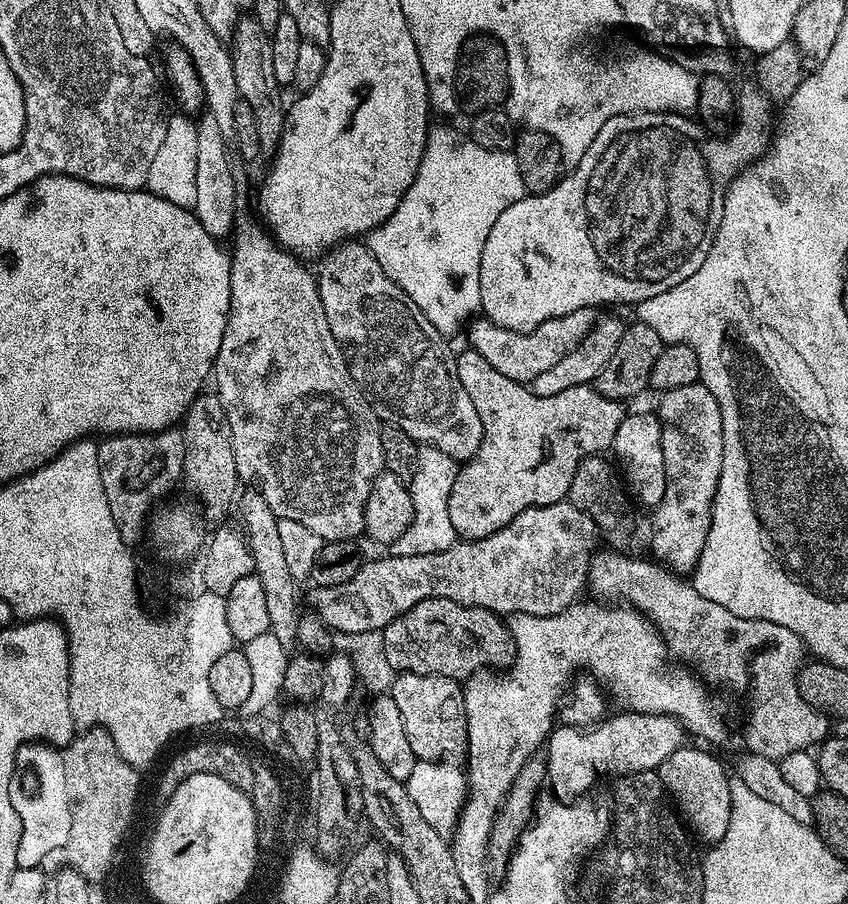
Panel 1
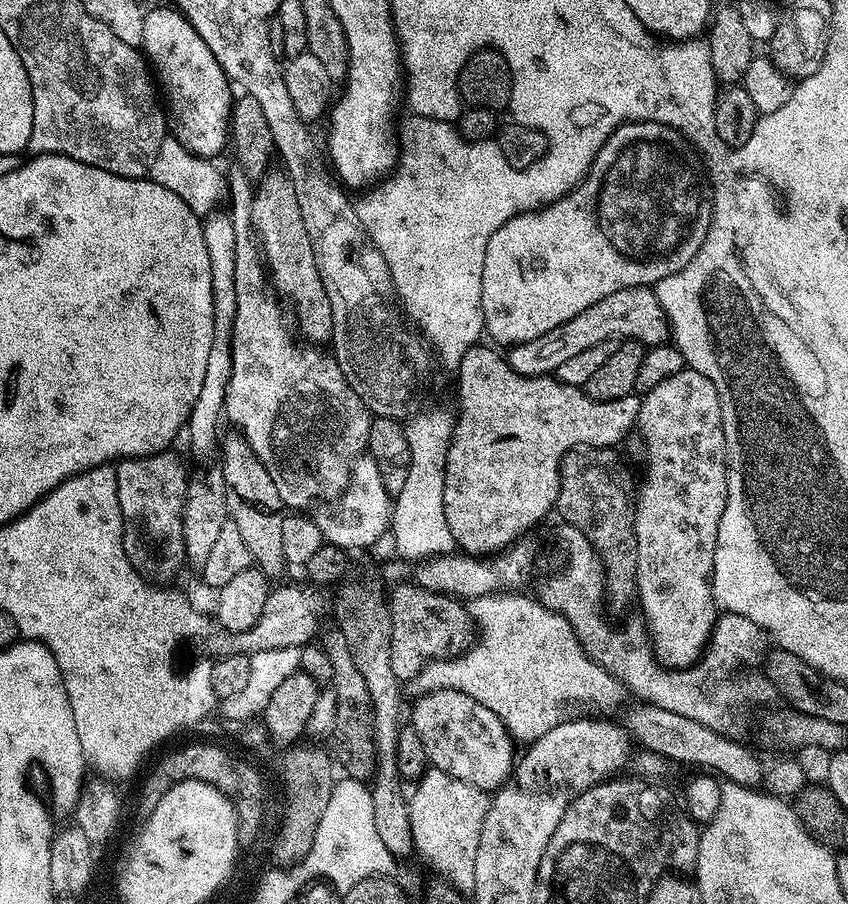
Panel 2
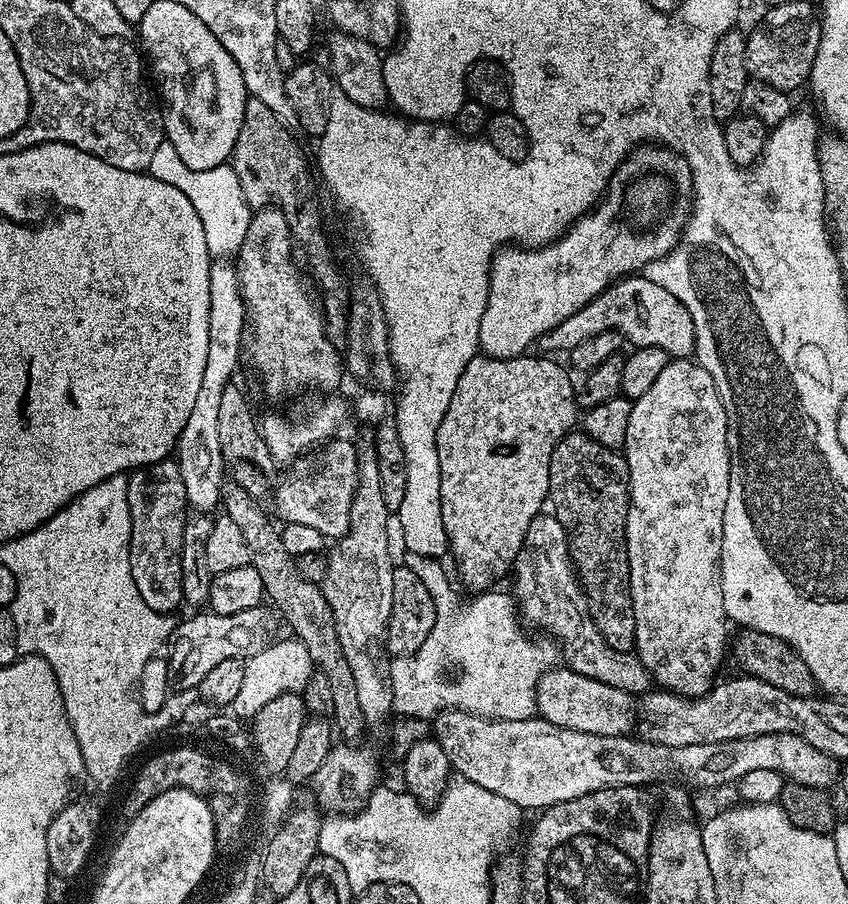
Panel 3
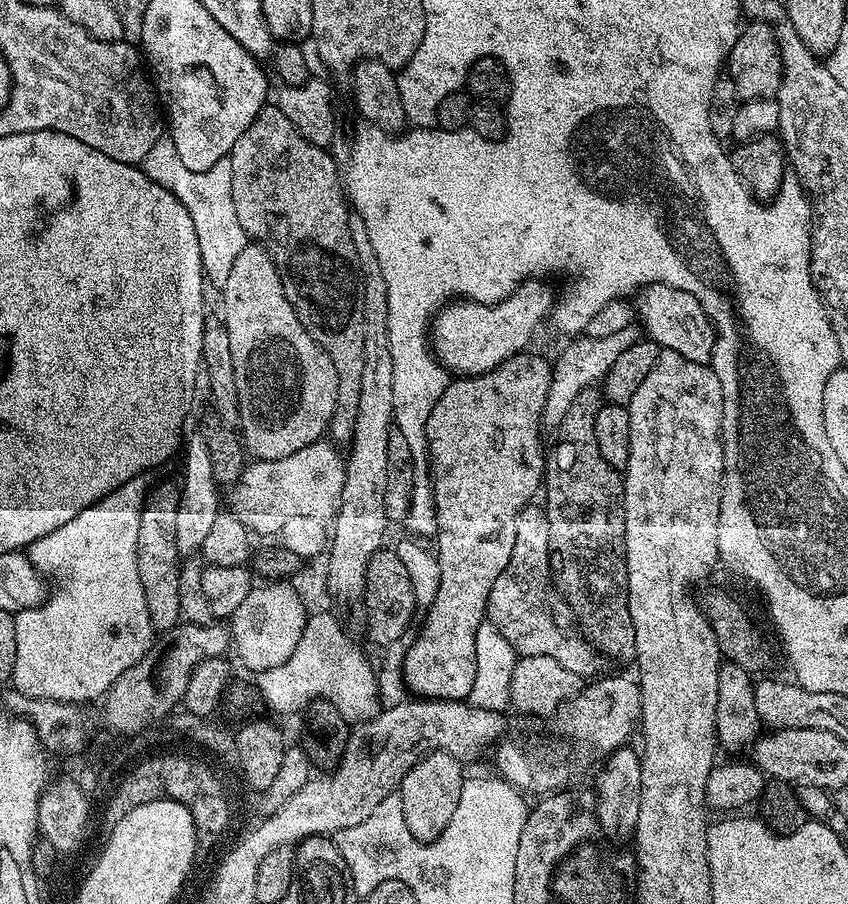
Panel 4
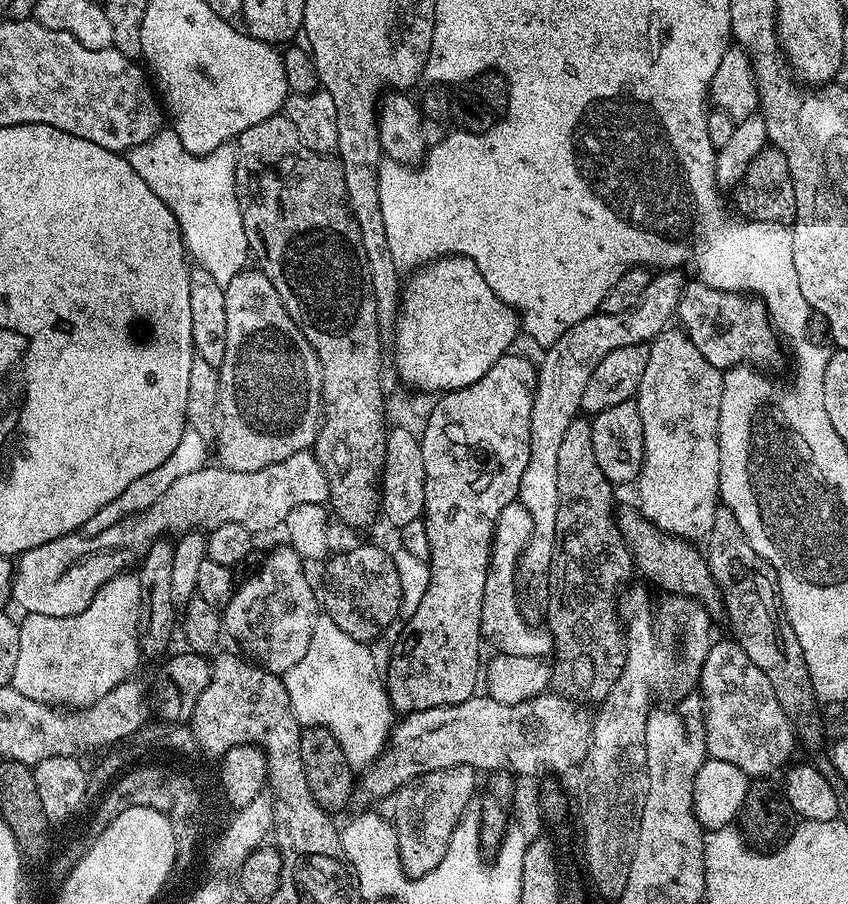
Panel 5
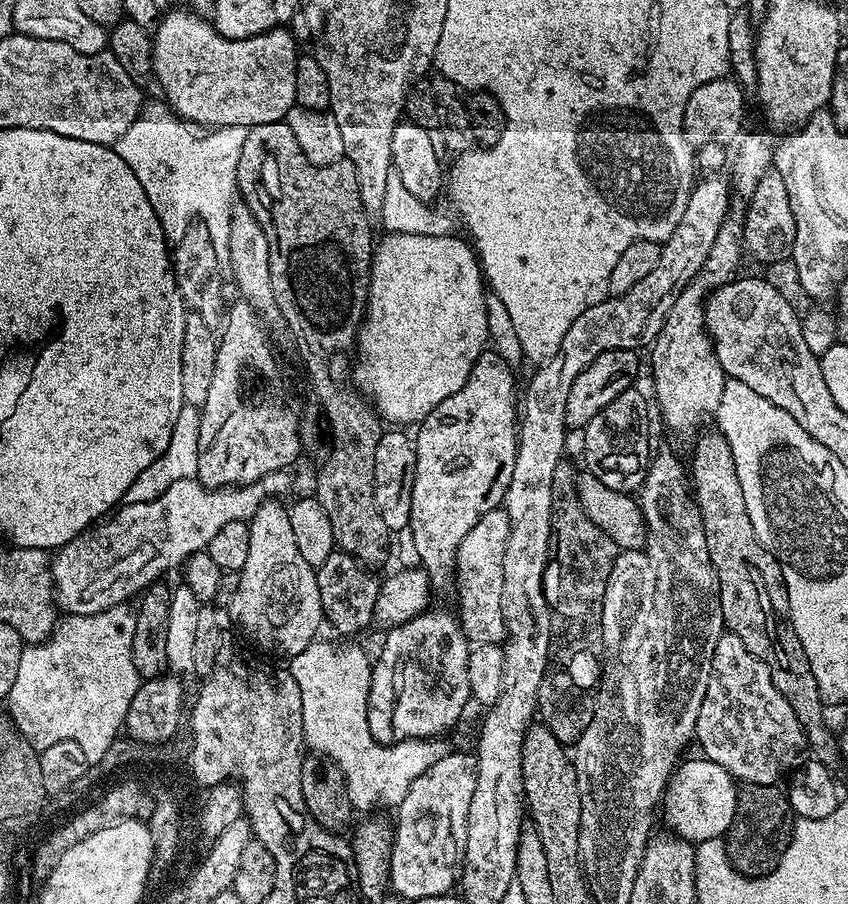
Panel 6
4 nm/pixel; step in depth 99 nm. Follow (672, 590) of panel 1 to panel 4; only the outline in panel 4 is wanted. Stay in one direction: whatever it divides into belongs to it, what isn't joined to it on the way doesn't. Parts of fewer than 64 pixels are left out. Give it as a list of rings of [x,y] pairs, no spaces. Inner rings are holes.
[[[533,502],[520,509],[516,519],[514,554],[510,554],[506,570],[498,574],[498,582],[494,582],[494,590],[490,590],[486,616],[502,634],[502,638],[506,638],[506,642],[510,642],[512,649],[520,656],[549,656],[554,658],[554,662],[559,662],[564,669],[570,670],[570,674],[578,674],[581,678],[596,678],[605,671],[603,658],[592,649],[595,647],[582,635],[580,627],[576,625],[576,615],[570,610],[563,596],[557,593],[556,585],[552,583],[550,522],[539,503]]]

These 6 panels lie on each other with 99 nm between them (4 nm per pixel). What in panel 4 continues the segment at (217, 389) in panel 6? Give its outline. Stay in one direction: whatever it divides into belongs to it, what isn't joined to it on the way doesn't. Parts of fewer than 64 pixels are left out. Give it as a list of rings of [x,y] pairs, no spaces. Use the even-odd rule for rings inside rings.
[[[249,242],[242,254],[238,254],[222,292],[222,319],[230,334],[234,387],[238,390],[238,436],[245,453],[257,460],[277,460],[294,454],[294,450],[302,450],[302,446],[315,444],[328,432],[328,424],[336,409],[338,370],[334,370],[330,354],[326,354],[326,350],[314,342],[306,326],[302,326],[294,306],[290,306],[290,298],[286,298],[286,290],[282,290],[282,278],[263,244]]]

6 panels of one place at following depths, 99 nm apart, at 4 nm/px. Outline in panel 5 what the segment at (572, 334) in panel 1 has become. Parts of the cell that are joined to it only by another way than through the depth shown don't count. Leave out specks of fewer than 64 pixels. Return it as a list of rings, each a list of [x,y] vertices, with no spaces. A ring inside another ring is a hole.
[[[698,278],[693,279],[693,284],[692,281],[685,283],[675,319],[690,342],[698,346],[702,358],[721,370],[744,365],[764,366],[760,364],[770,363],[780,348],[781,341],[763,300],[739,292],[723,292],[706,286]]]

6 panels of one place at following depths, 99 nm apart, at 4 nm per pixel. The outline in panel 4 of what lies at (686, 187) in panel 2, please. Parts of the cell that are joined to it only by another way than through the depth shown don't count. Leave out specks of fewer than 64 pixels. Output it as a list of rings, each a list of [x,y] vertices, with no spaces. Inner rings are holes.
[[[529,278],[515,292],[496,304],[468,306],[463,312],[450,306],[436,313],[430,329],[430,347],[437,360],[457,377],[481,376],[494,370],[503,360],[518,356],[529,347],[528,339],[540,323],[549,319],[554,307],[551,283]]]

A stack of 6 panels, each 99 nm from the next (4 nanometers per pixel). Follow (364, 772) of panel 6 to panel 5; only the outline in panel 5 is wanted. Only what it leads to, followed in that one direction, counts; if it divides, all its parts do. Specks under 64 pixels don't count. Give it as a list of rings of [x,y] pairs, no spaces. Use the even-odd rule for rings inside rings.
[[[327,618],[316,621],[314,626],[314,638],[310,638],[310,646],[302,654],[302,662],[298,662],[293,668],[283,673],[282,679],[286,686],[286,692],[290,694],[290,704],[298,722],[302,726],[328,728],[342,750],[353,769],[364,770],[375,761],[376,757],[384,751],[390,735],[390,724],[384,721],[380,712],[364,713],[364,704],[389,703],[388,690],[382,668],[376,665],[376,656],[371,652],[369,645],[362,640],[350,638],[346,630],[334,626],[334,622]]]

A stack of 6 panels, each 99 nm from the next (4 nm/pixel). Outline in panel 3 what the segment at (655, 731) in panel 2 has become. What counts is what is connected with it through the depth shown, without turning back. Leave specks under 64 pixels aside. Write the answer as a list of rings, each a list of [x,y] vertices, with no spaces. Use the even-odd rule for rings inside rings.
[[[567,666],[551,668],[540,677],[536,683],[536,711],[539,719],[554,726],[599,736],[626,736],[638,723],[638,704],[633,693],[586,678]]]

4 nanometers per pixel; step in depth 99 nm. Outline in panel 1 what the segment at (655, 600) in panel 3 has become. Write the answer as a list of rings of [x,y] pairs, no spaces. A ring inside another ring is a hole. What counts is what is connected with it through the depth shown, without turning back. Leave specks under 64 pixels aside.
[[[702,383],[678,386],[678,390],[663,393],[659,400],[666,494],[651,513],[651,555],[673,573],[688,574],[700,561],[712,525],[712,503],[722,474],[722,410],[718,398]]]

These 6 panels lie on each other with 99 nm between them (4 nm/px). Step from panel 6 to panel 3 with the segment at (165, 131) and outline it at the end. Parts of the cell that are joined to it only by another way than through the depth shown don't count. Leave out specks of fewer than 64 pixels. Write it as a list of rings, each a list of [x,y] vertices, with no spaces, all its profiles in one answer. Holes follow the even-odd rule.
[[[166,138],[158,150],[154,150],[146,171],[148,175],[158,178],[158,182],[175,186],[186,194],[186,198],[190,198],[190,206],[194,206],[202,222],[202,230],[206,230],[206,246],[212,257],[235,257],[242,246],[242,238],[246,238],[246,230],[250,230],[254,210],[246,202],[246,194],[242,194],[242,182],[238,182],[238,174],[234,174],[231,163],[220,164],[214,170],[190,170]]]

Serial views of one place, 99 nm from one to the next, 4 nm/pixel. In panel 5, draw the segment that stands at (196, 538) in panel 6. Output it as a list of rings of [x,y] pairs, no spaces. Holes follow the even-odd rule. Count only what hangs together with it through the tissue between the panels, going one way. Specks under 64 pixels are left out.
[[[311,451],[290,454],[290,458],[286,458],[282,462],[274,462],[274,466],[262,466],[262,470],[246,470],[243,472],[242,470],[230,470],[229,468],[222,468],[219,466],[205,466],[198,470],[194,470],[194,474],[182,474],[182,478],[178,478],[178,482],[174,482],[170,486],[170,490],[166,490],[166,494],[162,494],[162,498],[158,498],[158,502],[154,502],[154,506],[150,506],[141,512],[135,512],[132,516],[127,516],[125,520],[118,521],[114,526],[110,526],[106,530],[91,534],[73,534],[71,536],[63,536],[62,538],[54,538],[42,546],[34,546],[34,550],[26,550],[23,552],[14,564],[11,599],[18,607],[25,608],[23,610],[25,613],[34,616],[49,616],[50,618],[66,618],[67,616],[73,616],[82,610],[86,610],[103,584],[110,582],[115,576],[121,575],[125,570],[131,569],[128,567],[130,567],[132,563],[133,567],[137,561],[146,555],[150,545],[158,539],[172,538],[177,534],[191,532],[196,529],[211,530],[218,526],[222,526],[226,522],[238,522],[238,526],[246,526],[246,530],[250,530],[254,534],[260,534],[260,532],[270,531],[271,528],[279,529],[284,523],[286,514],[290,514],[290,510],[294,510],[294,506],[310,506],[311,504],[328,504],[328,483],[326,482],[326,474]]]

